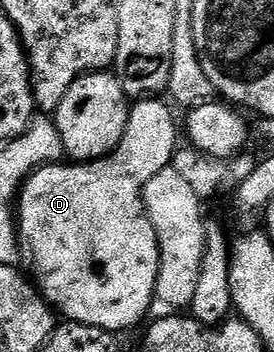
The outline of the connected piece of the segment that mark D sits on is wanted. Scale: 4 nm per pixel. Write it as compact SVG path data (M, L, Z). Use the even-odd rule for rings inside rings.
M138 99L130 106L128 115L128 127L124 131L124 139L115 147L109 157L101 157L98 161L87 161L85 163L51 163L43 165L42 168L34 170L26 178L16 198L16 228L20 234L21 244L30 252L30 261L34 264L32 281L39 293L45 297L59 314L62 313L67 322L80 325L91 325L97 329L107 331L119 331L118 329L130 329L150 309L150 301L155 300L154 283L158 277L158 240L152 223L146 218L146 209L142 206L142 188L162 169L171 168L174 157L174 148L178 145L178 133L180 137L180 125L174 122L170 109L162 99Z

